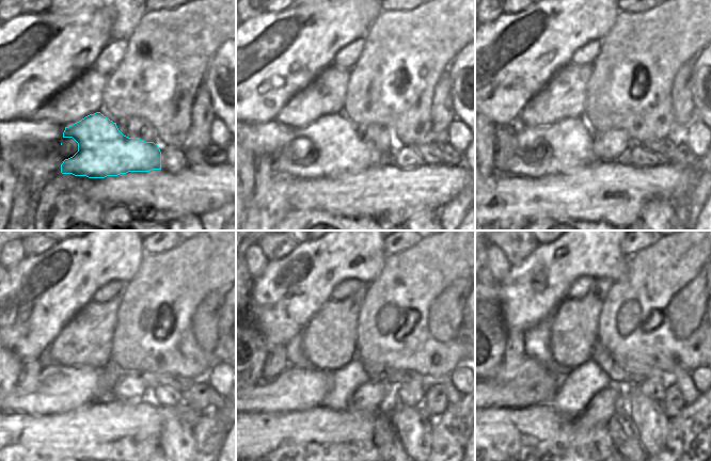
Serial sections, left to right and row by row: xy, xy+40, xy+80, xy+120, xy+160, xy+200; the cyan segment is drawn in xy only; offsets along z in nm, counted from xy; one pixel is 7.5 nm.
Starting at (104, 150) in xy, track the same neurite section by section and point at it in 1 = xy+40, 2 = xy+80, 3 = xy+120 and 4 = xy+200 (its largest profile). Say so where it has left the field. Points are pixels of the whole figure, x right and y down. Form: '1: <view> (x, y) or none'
1: xy+40 (337, 149)
2: xy+80 (568, 143)
3: xy+120 (42, 390)
4: xy+200 (523, 392)

